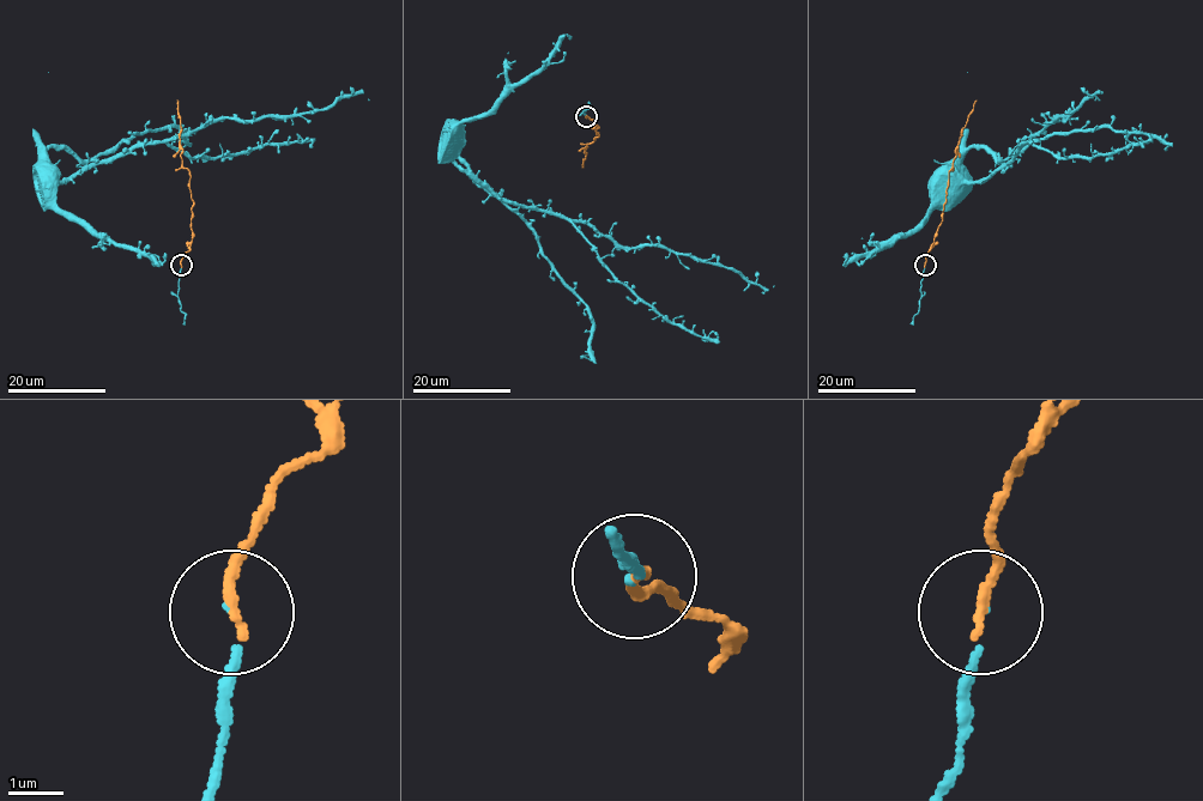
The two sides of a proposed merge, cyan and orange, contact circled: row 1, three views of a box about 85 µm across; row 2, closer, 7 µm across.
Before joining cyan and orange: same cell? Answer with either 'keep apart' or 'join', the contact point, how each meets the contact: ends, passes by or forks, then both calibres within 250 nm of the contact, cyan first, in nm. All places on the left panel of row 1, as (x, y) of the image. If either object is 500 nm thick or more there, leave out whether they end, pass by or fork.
join; at (181, 265); cyan ends there; orange ends there; 90 nm thick on the cyan side, 200 nm on the other

